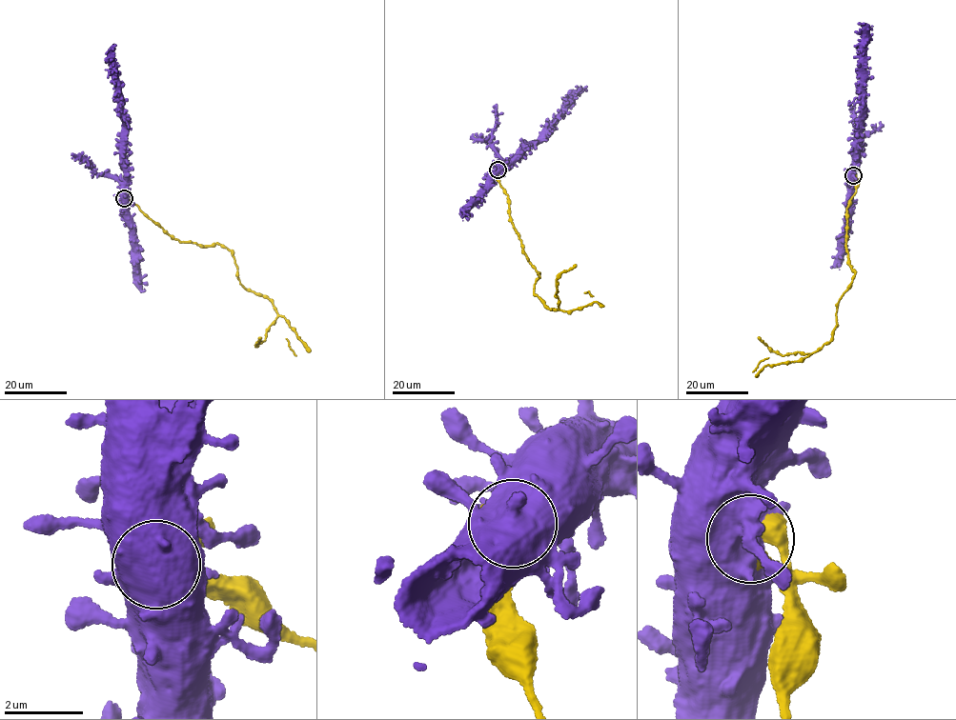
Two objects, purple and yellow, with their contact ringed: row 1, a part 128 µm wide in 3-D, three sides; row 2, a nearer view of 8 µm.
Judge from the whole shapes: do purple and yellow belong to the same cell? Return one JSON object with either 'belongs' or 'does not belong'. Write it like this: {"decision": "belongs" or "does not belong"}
{"decision": "does not belong"}

